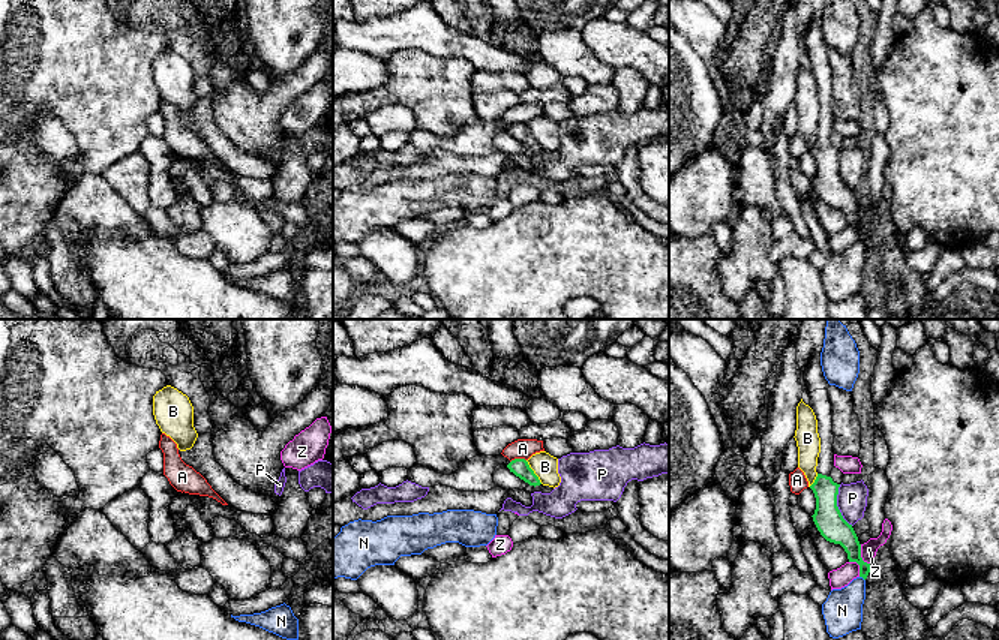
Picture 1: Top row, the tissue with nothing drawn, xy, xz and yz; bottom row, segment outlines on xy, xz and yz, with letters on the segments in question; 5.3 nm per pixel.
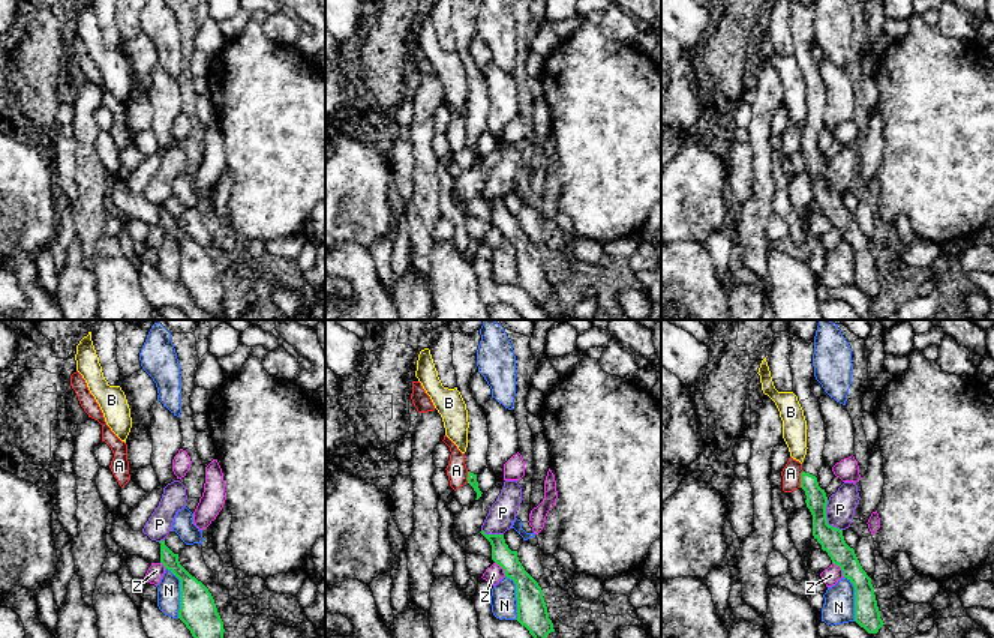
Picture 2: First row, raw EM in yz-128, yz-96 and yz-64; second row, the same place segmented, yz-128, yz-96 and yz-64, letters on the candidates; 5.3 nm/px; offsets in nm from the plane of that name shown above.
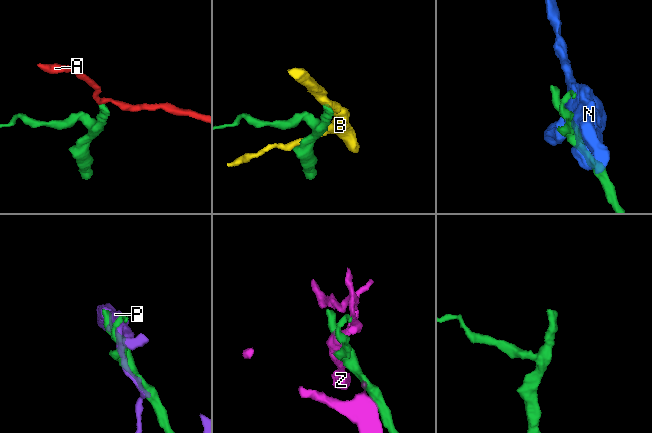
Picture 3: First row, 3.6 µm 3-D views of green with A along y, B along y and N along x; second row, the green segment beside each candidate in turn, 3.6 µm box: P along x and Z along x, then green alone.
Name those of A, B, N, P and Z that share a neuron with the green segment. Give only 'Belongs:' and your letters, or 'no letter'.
Belongs: no letter

